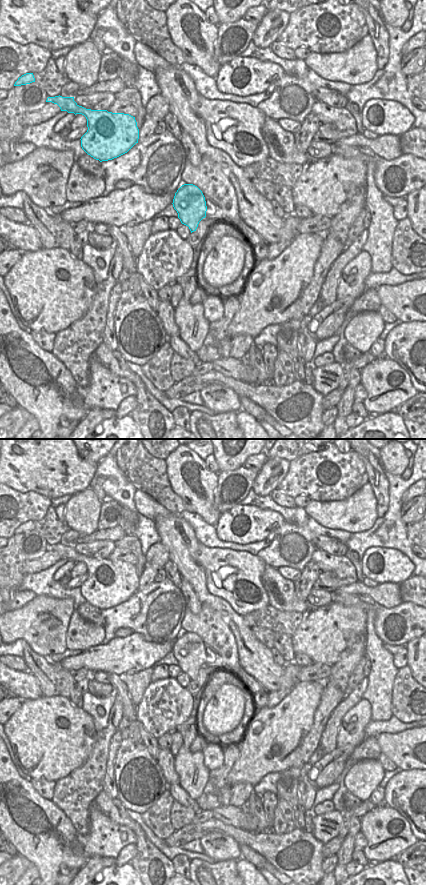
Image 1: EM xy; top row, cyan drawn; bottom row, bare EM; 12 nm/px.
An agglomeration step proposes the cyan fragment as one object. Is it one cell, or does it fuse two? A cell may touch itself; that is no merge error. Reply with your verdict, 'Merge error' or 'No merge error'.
No merge error

